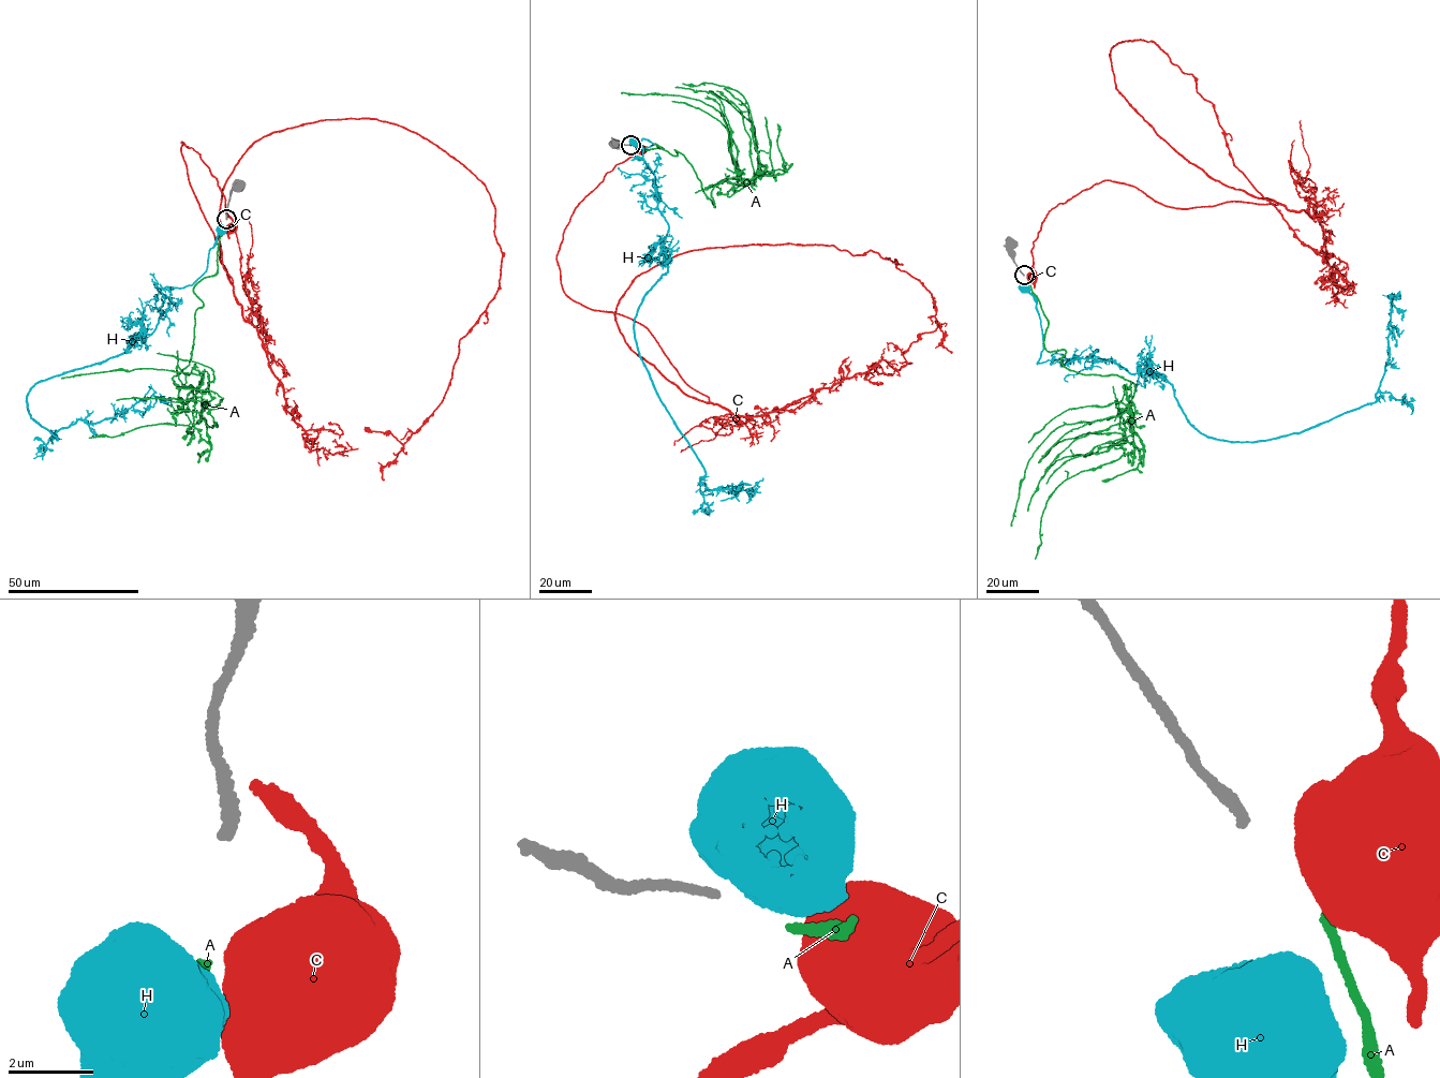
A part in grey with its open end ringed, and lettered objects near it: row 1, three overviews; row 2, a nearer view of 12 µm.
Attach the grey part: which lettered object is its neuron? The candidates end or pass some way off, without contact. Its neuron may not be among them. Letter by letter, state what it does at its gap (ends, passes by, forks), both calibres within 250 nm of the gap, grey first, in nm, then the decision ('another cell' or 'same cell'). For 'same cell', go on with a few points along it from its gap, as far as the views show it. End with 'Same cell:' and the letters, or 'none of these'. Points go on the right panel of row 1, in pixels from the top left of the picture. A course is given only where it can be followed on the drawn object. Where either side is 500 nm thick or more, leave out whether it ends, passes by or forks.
A: it ends there; 240 nm thick on the grey side, 220 nm on the other; same cell; it runs (1028, 281), (1047, 350), (1134, 386), (1119, 415), (1130, 414), (1133, 456), (1049, 496), (1035, 559)
C: 240 nm thick on the grey side, 1050 nm on the other; another cell
H: 240 nm thick on the grey side, 850 nm on the other; another cell
Same cell: A

